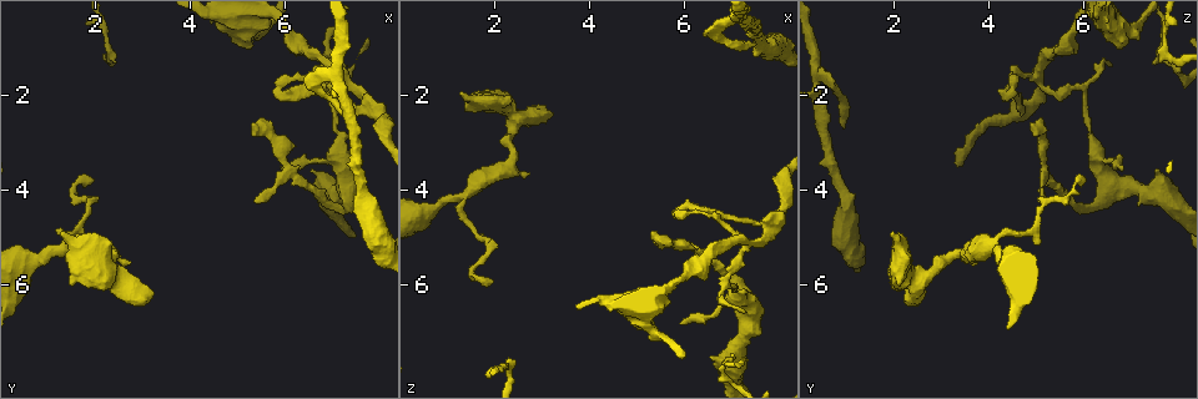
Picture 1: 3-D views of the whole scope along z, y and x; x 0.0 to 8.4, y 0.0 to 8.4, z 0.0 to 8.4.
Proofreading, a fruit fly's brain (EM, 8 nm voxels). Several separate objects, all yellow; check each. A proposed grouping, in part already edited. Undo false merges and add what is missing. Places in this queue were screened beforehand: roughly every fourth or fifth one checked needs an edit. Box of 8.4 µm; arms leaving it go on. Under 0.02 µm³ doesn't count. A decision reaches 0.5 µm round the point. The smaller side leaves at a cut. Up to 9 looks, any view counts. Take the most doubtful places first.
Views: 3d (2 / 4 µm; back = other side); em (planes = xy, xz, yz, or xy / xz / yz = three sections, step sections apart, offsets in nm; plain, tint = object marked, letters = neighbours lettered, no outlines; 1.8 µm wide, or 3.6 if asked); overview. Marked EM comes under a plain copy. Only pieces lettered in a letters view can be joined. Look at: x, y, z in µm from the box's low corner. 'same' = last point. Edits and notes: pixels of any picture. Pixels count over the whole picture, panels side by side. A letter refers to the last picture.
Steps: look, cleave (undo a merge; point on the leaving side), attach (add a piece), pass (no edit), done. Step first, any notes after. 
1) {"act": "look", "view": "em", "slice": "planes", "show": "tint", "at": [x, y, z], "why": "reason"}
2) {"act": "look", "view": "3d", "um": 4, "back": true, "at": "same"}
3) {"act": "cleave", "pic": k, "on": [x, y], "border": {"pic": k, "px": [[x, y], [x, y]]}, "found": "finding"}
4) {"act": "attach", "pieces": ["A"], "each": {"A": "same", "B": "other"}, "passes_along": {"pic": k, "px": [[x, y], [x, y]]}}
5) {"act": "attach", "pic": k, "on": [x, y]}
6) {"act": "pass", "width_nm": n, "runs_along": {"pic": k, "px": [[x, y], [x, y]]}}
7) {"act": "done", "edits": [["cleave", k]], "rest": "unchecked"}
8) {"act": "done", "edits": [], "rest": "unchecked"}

{"act": "look", "view": "em", "um": 3.6, "slice": "planes", "show": "letters", "at": [7.35, 1.80, 5.10]}

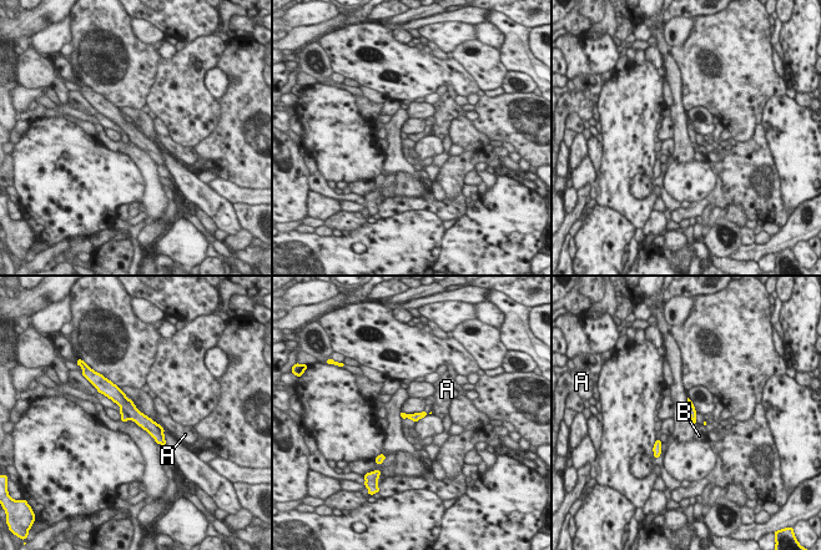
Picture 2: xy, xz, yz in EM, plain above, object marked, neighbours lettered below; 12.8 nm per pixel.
{"act": "cleave", "pic": 2, "on": [117, 397], "each": {"A": "other", "B": "other"}, "found": "two neurons meet here"}

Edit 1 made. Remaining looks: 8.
{"act": "look", "view": "overview"}

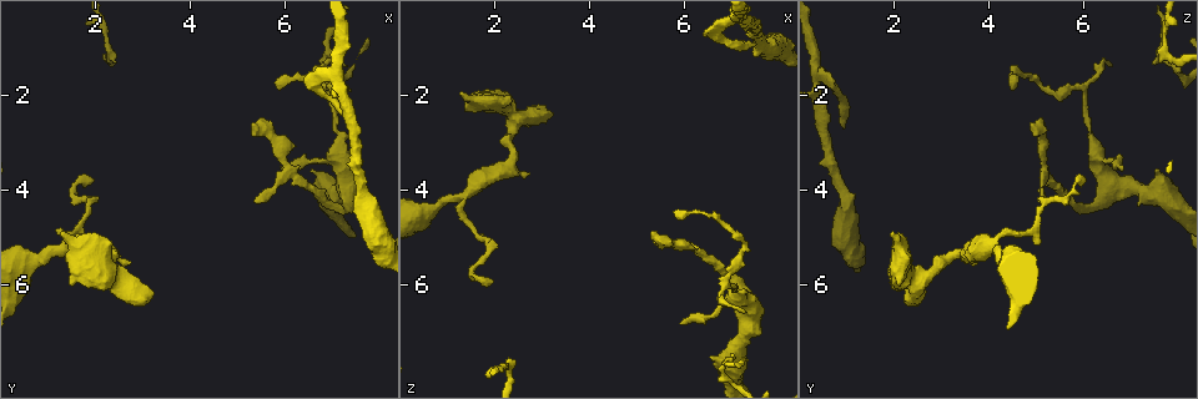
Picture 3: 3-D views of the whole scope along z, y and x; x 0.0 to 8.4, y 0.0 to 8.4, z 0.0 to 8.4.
{"act": "look", "view": "em", "slice": "xz", "step": 4, "show": "letters", "at": [5.30, 2.65, 4.90], "why": "an open end"}

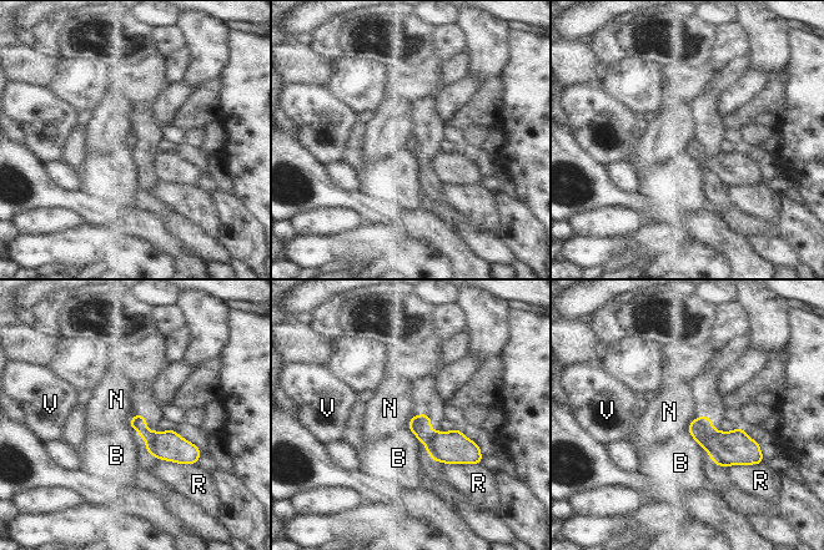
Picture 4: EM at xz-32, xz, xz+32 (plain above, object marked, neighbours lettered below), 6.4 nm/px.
{"act": "look", "view": "em", "slice": "yz", "step": 8, "show": "letters", "at": "same", "why": "another direction"}

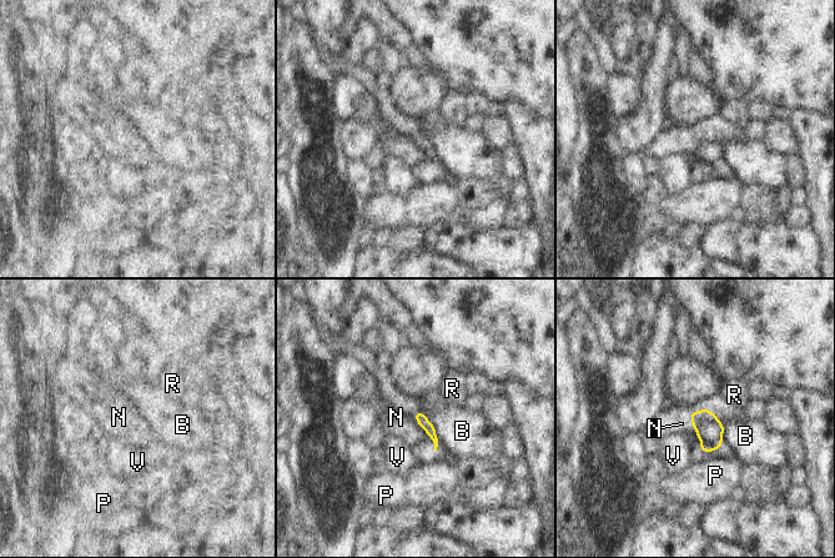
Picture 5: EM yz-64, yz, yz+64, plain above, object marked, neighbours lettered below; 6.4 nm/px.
{"act": "pass", "each": {"B": "other", "N": "other", "P": "other", "R": "other", "V": "other"}, "border": {"pic": 5, "px": [[416, 411], [415, 420], [434, 451]]}, "found": "no lettered piece goes on from it"}

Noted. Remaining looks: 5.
{"act": "done", "edits": [["cleave", 2]], "rest": "unchecked"}

